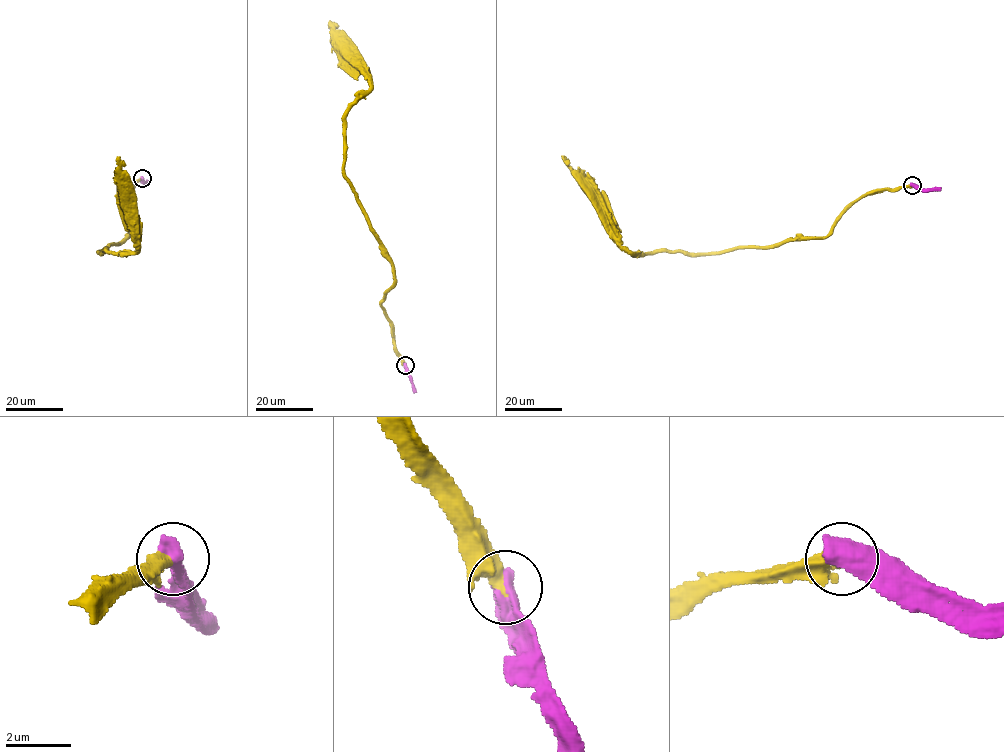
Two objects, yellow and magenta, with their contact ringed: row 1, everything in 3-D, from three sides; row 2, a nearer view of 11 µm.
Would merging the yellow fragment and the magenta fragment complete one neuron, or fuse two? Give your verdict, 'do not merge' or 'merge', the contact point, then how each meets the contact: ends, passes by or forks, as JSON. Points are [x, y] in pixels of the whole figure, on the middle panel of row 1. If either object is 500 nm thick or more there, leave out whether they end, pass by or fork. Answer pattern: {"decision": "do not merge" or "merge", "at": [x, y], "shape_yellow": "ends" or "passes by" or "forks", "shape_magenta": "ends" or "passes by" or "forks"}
{"decision": "do not merge", "at": [405, 365]}

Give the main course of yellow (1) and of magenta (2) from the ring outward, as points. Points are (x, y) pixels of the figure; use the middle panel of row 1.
1: (405, 365), (381, 305), (394, 281), (393, 262), (345, 175), (345, 112), (370, 86), (369, 77), (345, 50)
2: (405, 365), (414, 393)

